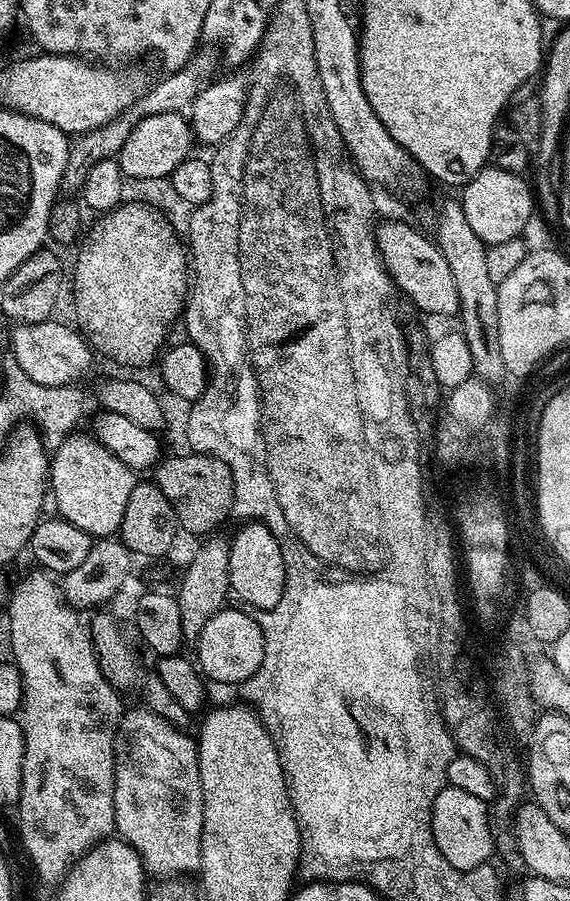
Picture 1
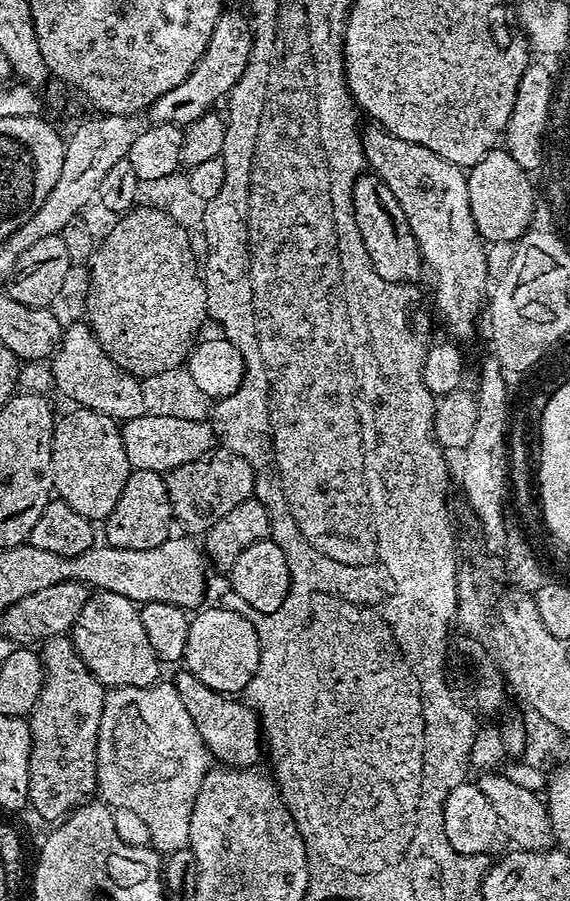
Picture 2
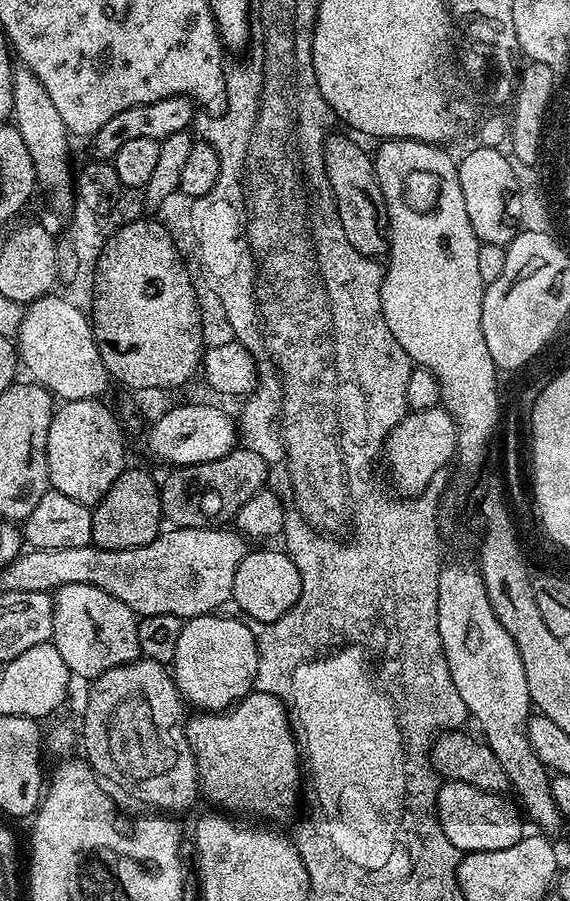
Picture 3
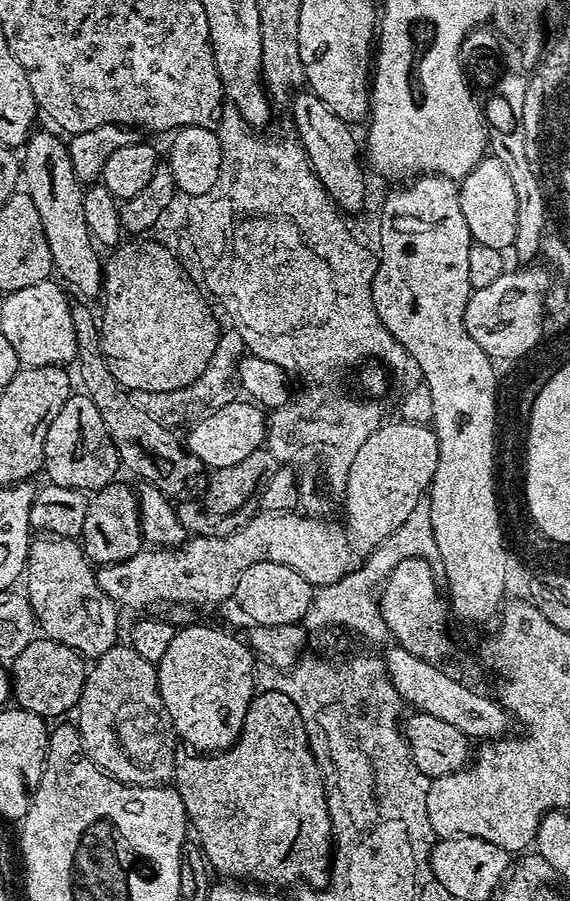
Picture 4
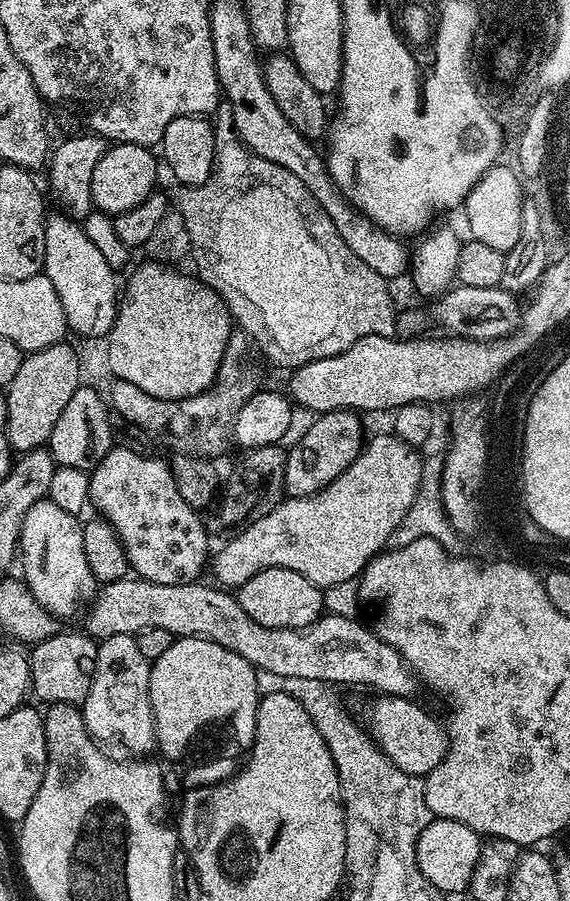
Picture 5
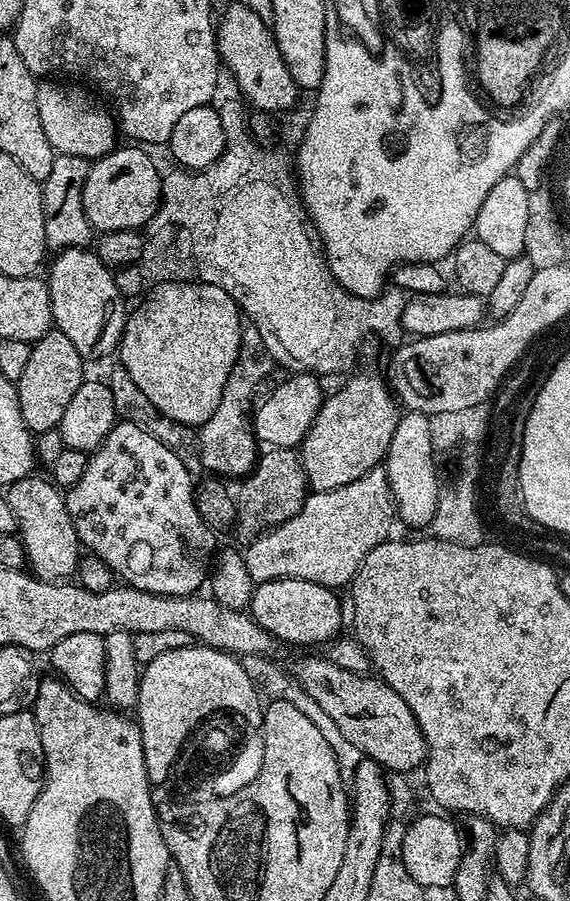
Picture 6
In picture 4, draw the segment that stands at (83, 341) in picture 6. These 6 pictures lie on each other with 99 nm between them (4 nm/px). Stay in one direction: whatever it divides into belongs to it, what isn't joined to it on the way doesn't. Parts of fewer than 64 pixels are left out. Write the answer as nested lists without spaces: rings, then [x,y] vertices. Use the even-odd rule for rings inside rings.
[[[33,131],[27,144],[23,145],[22,184],[28,196],[34,198],[38,218],[42,218],[42,230],[46,234],[46,246],[50,246],[55,275],[73,293],[76,291],[77,297],[99,297],[104,282],[102,256],[100,260],[101,253],[86,226],[86,214],[82,214],[84,188],[74,174],[67,143],[55,131],[52,132]]]

